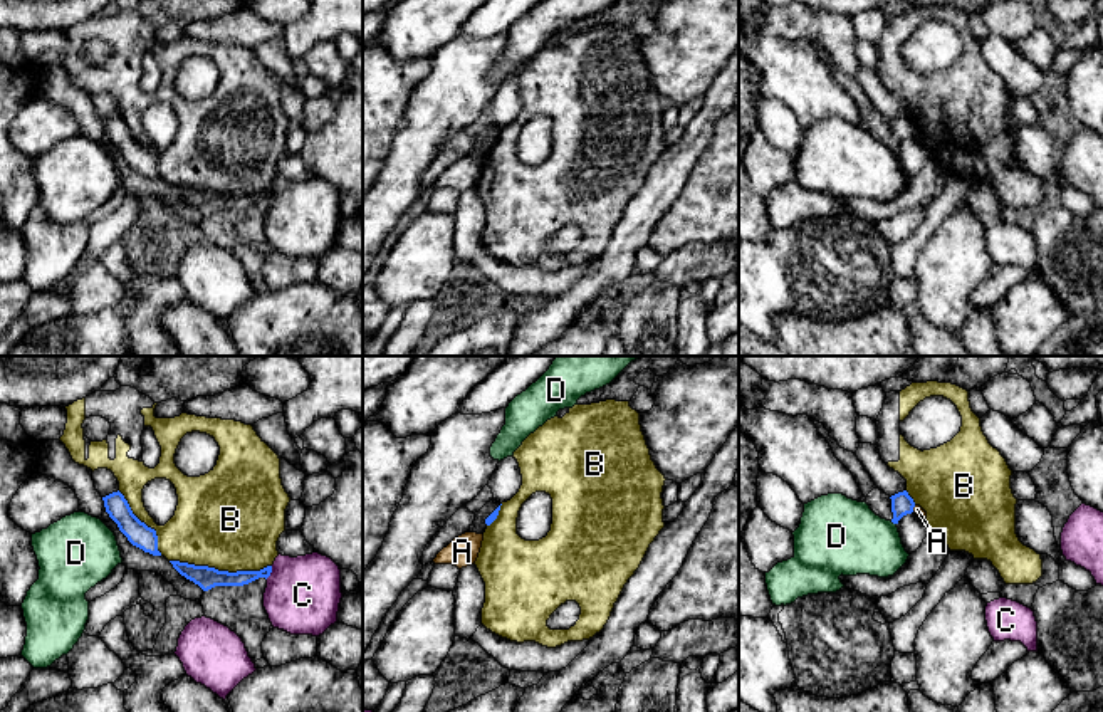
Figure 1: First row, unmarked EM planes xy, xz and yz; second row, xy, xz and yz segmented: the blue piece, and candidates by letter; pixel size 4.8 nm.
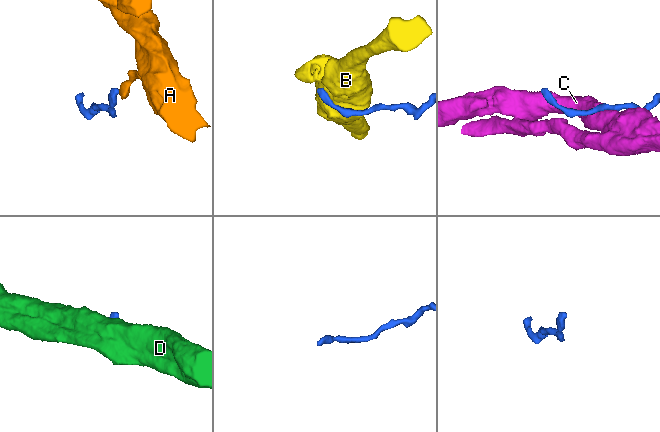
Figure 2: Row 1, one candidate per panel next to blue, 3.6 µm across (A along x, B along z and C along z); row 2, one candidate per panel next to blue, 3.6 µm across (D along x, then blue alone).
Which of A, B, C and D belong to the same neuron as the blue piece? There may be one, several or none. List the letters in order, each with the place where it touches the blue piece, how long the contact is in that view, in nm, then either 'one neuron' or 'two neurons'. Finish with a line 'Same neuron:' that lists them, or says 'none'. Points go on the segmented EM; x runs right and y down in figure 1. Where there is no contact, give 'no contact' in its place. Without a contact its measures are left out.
A: yz (912, 509) | 40 nm | two neurons
B: xy (220, 571) | 480 nm | two neurons
C: xy (271, 571) | 70 nm | two neurons
D: yz (893, 523) | 40 nm | two neurons
Same neuron: none

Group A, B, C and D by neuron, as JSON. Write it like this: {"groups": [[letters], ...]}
{"groups": [["A"], ["B"], ["C"], ["D"]]}

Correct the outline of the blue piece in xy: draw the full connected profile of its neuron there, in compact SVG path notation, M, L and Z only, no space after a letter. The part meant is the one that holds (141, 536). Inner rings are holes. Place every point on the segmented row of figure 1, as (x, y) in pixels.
M119 490L102 497L102 500L109 517L118 524L119 531L133 546L153 556L161 556L158 551L156 531L133 514L128 500Z

